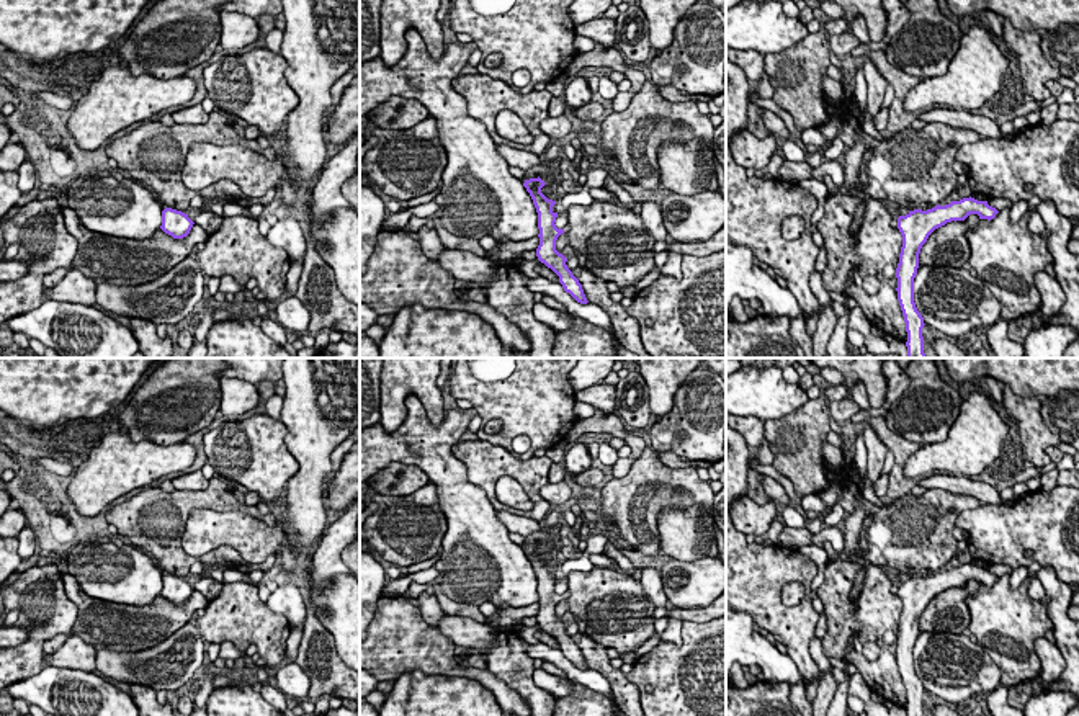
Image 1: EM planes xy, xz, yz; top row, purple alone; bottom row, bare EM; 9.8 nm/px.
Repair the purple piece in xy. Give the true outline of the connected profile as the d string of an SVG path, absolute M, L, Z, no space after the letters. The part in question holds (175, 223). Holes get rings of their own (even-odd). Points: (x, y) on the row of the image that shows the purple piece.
M165 208L162 211L162 226L160 229L172 235L173 239L183 239L190 234L191 227L193 227L193 221L188 217L188 214L172 209L172 208Z

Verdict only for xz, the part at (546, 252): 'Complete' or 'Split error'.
Complete

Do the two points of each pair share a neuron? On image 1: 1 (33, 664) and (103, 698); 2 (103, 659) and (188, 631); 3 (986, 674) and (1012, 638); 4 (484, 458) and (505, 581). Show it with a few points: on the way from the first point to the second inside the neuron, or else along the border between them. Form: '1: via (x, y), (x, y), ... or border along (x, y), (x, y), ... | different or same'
1: border along (82, 669), (44, 667), (17, 682) | different
2: via (125, 664), (157, 664), (169, 653) | same
3: border along (976, 641), (999, 669), (1001, 684) | different
4: border along (468, 476), (471, 483), (484, 491), (497, 510) | different

